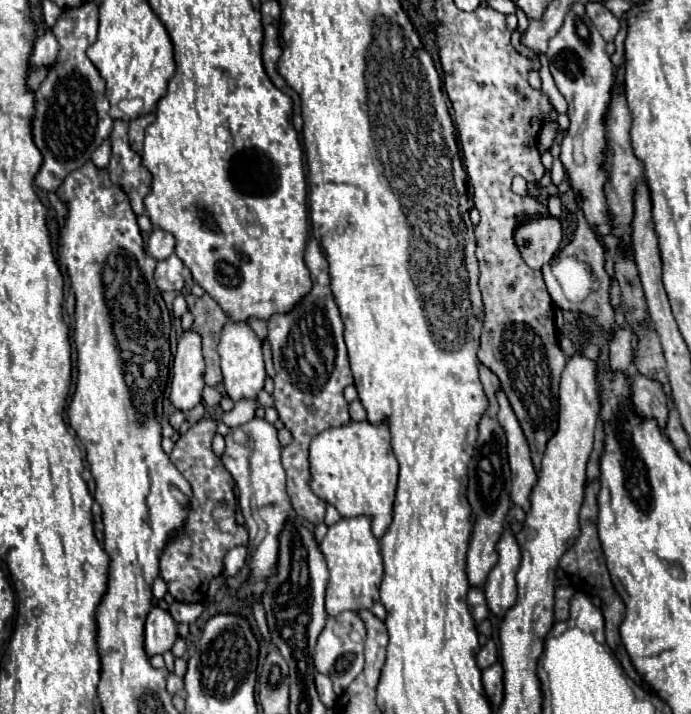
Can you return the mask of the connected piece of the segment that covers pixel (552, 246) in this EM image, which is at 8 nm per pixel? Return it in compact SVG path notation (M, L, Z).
M552 214L524 216L514 230L514 244L530 268L550 262L562 242L562 224Z

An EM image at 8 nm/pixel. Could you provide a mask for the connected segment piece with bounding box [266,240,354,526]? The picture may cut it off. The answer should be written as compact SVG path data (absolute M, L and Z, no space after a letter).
M310 240L304 256L306 268L310 270L312 290L306 298L302 298L296 308L288 314L274 314L268 320L268 342L274 358L274 404L280 420L292 432L292 442L282 450L282 466L286 470L286 490L292 500L296 514L310 522L322 524L326 504L314 496L308 486L310 474L306 472L306 456L310 440L324 432L326 428L340 428L340 424L348 424L348 402L344 400L344 388L352 384L352 372L348 366L346 346L344 346L344 324L338 312L338 306L330 292L328 278L328 262L320 244Z

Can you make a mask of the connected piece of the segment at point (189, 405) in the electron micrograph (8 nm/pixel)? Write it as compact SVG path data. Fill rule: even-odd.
M192 330L184 332L178 340L174 356L172 382L170 382L170 404L182 412L192 410L202 400L204 388L204 358L200 348L200 336Z

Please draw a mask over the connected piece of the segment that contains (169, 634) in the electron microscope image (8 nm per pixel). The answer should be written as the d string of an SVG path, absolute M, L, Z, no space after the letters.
M154 606L146 618L146 626L144 626L144 648L148 656L154 654L164 654L166 650L172 648L176 640L176 622L172 620L172 616Z

